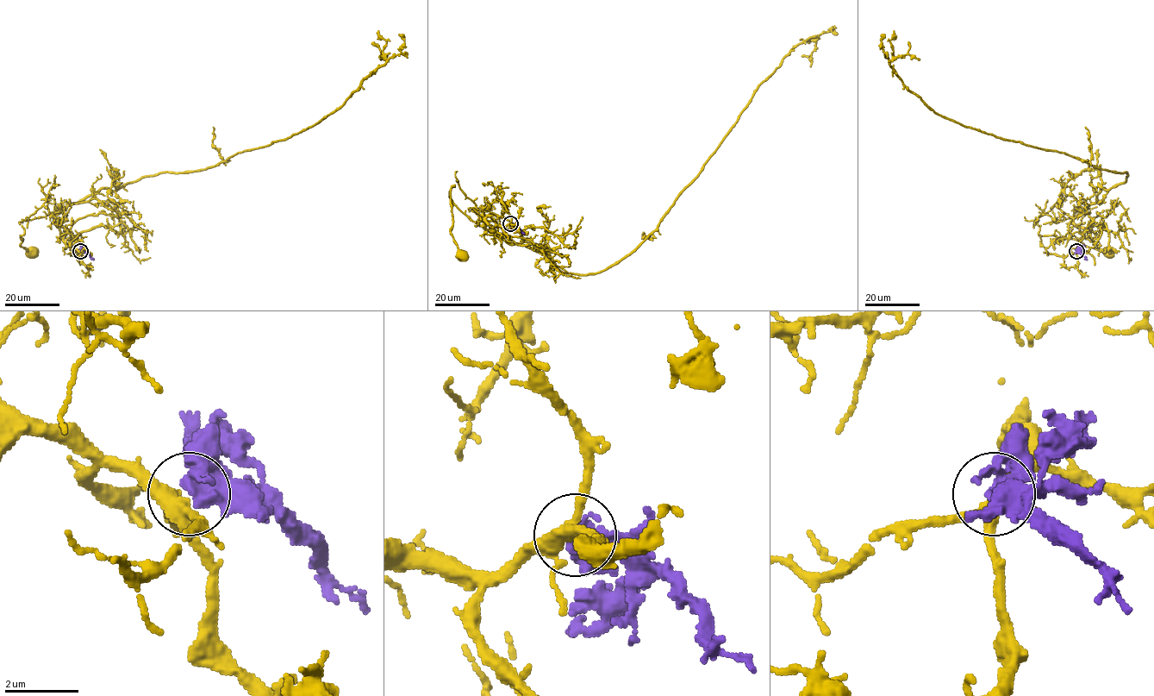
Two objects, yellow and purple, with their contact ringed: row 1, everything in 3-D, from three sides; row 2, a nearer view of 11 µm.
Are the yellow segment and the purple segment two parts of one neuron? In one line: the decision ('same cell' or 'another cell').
another cell

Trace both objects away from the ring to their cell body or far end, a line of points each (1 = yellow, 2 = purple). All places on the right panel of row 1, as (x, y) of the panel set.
1: (1076, 251), (1082, 232), (1074, 222), (1078, 214), (1041, 225), (1040, 235), (1077, 240), (1106, 253)
2: (1076, 251), (1087, 260)

